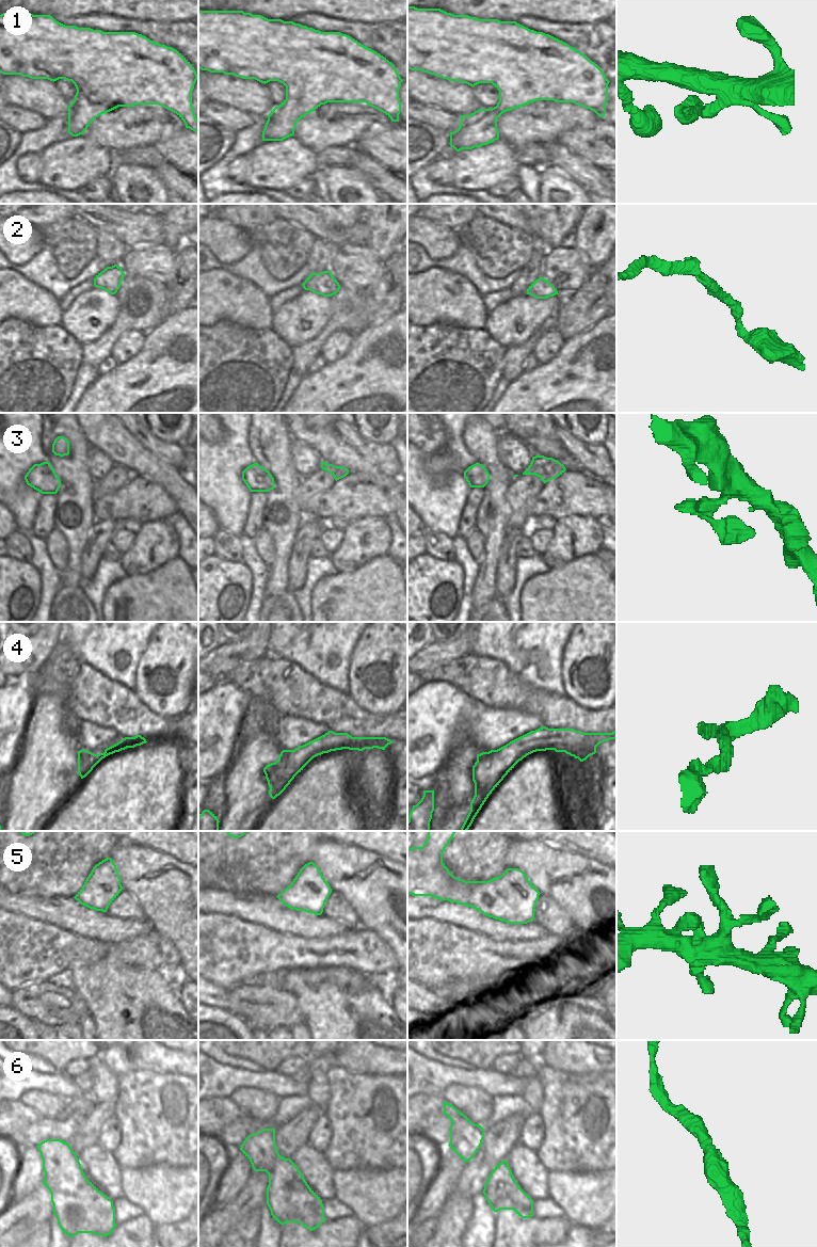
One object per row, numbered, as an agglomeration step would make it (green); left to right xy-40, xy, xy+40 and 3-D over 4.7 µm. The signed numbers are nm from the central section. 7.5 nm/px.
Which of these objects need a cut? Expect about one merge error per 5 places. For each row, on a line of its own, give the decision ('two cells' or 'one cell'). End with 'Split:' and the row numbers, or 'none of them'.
1: one cell
2: one cell
3: one cell
4: one cell
5: one cell
6: one cell
Split: none of them

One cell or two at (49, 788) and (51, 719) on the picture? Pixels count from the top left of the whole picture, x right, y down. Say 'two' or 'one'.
one

